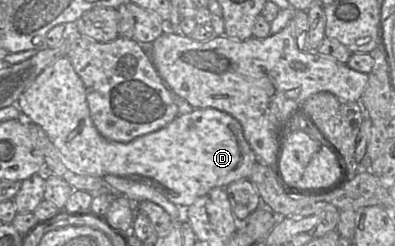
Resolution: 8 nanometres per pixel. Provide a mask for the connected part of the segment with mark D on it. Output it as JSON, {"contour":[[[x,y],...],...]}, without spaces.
{"contour":[[[60,57],[48,65],[21,94],[17,106],[22,114],[45,131],[73,171],[88,176],[104,178],[116,175],[148,182],[163,192],[170,202],[183,208],[188,208],[214,188],[225,188],[233,182],[248,180],[253,166],[259,161],[244,137],[240,122],[213,108],[179,114],[165,127],[128,143],[104,138],[91,119],[84,83],[67,57]]]}

